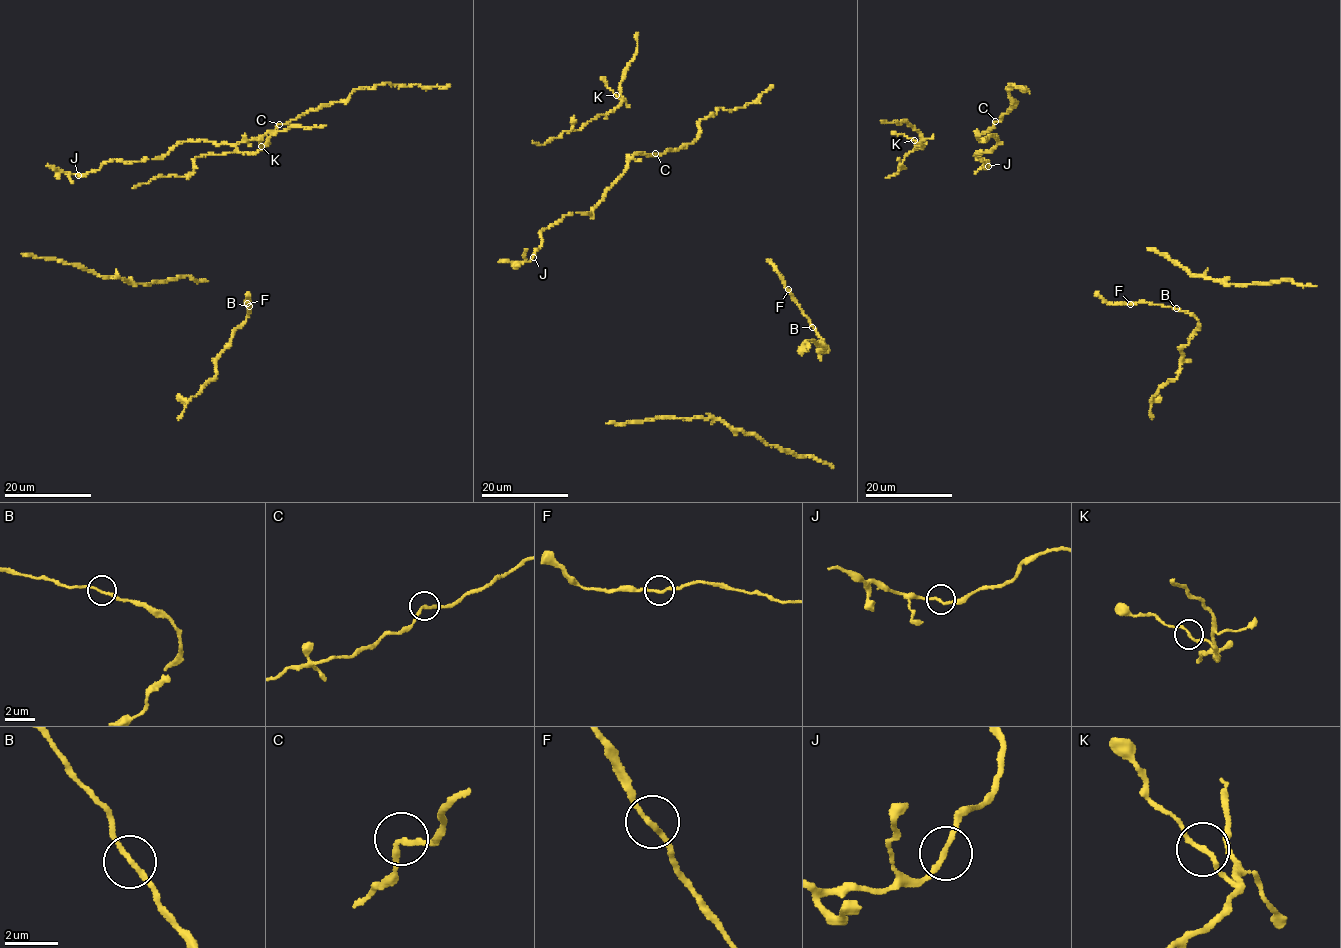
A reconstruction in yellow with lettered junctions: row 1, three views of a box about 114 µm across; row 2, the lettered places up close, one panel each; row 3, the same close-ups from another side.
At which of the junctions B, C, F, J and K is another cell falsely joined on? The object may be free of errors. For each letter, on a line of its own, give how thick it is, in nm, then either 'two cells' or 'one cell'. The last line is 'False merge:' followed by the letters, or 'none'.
B: calibre 170 nm; one cell
C: calibre 200 nm; one cell
F: calibre 180 nm; one cell
J: calibre 190 nm; one cell
K: calibre 180 nm; one cell
False merge: none

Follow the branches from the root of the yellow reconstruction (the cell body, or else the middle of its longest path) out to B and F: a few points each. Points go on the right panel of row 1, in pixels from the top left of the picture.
B: (1197, 330), (1196, 318), (1176, 308)
F: (1197, 330), (1197, 319), (1182, 310), (1147, 302), (1130, 304)

